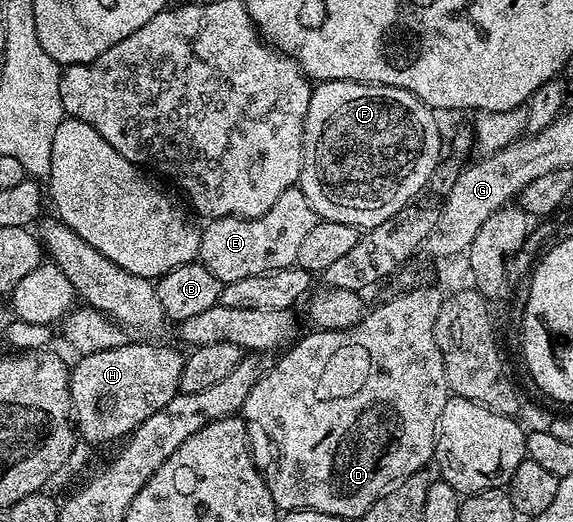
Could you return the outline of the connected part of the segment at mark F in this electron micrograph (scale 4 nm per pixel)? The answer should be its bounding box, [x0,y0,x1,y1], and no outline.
[299,79,443,230]

